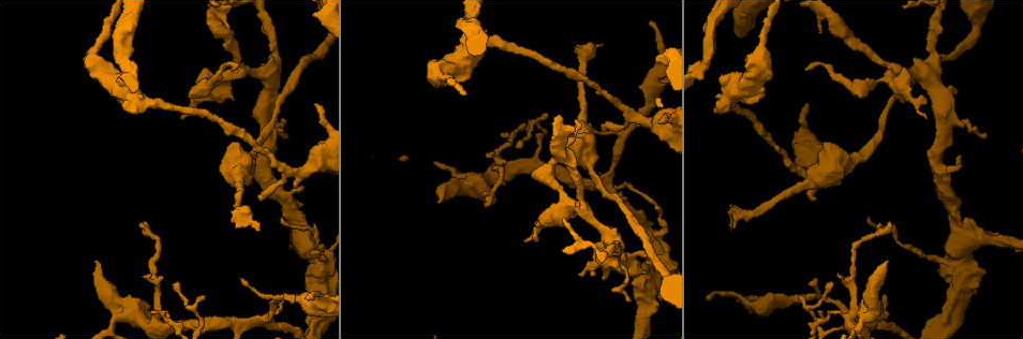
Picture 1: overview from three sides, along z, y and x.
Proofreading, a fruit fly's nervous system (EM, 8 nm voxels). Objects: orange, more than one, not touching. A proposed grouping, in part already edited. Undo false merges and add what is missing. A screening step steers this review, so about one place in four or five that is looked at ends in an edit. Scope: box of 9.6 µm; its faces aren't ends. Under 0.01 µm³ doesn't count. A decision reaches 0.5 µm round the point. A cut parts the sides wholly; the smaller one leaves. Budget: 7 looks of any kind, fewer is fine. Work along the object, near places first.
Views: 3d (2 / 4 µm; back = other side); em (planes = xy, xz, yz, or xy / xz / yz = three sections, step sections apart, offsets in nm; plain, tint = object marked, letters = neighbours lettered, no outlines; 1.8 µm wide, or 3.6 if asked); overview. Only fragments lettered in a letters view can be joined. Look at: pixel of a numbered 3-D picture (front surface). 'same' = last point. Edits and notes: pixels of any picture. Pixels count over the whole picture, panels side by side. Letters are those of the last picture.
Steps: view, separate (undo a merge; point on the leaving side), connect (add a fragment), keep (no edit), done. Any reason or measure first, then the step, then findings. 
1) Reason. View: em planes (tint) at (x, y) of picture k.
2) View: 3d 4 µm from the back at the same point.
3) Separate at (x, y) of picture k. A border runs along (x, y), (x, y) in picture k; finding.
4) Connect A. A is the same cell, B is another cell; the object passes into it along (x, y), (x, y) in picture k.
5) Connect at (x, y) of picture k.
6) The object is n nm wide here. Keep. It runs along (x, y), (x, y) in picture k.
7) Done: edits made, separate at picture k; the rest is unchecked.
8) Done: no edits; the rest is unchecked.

Free end. View: 3d 4 µm from the back at (964, 127) of picture 1.

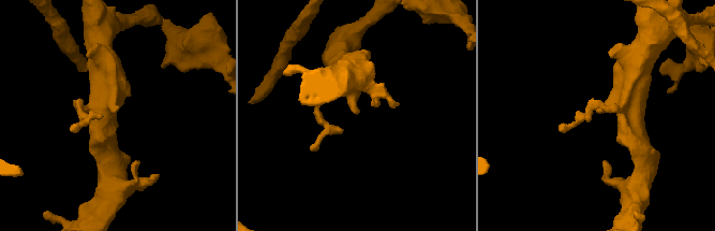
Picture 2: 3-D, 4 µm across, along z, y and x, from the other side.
Need the tissue. View: em xz step 4 (letters) at (358, 112) of picture 2.

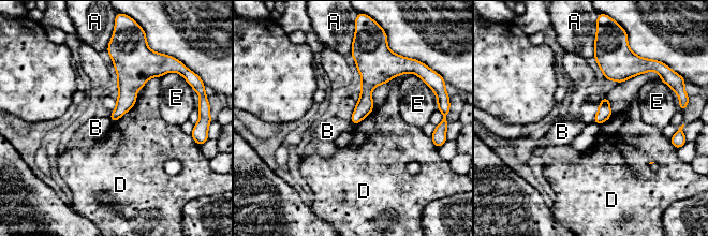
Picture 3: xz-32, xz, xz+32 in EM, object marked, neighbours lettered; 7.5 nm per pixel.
Keep. A, B, D and E are other cells; a border runs along (108, 117), (112, 122) in picture 3; none of them fits.

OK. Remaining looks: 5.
An open end. View: em 3.6 µm xz step 16 (plain) at (985, 272) of picture 1.

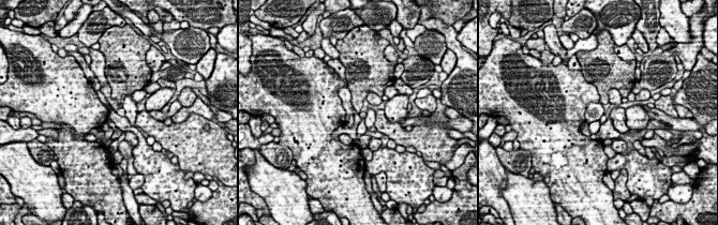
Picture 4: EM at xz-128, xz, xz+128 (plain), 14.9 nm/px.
View: em 3.6 µm xz step 16 (tint) at the same point.

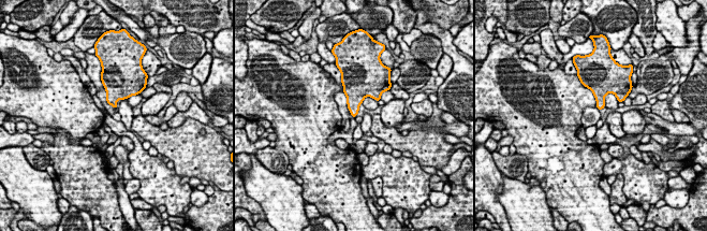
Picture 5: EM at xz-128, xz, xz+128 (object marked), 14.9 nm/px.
View: em 3.6 µm xz step 16 (letters) at the same point.

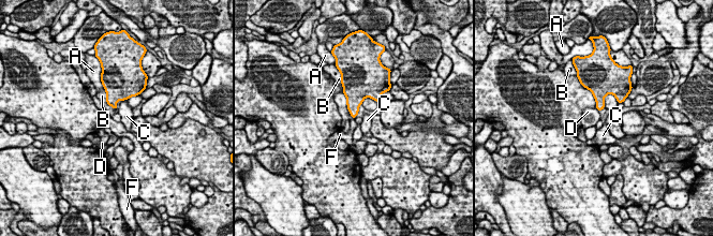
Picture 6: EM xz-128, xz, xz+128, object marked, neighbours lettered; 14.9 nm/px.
The longest contact is with D, 420 nm. Keep. A, B, C, D and F are other cells; a border runs along (342, 92), (352, 117) in picture 6; no lettered fragment goes on from it.

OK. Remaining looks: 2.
Three arms meet. View: em planes (letters) at (317, 303) of picture 1.

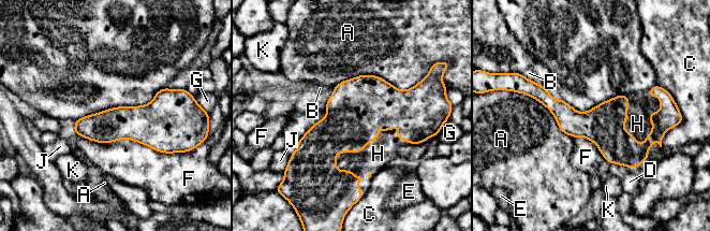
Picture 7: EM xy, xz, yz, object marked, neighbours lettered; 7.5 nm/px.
The longest contact is with F, 750 nm. Connect H. H is the same cell, A, B, C, D, E, F, G, J and K are other cells; the object passes into it along (356, 113), (366, 144), (378, 154) in picture 7; it goes on there.

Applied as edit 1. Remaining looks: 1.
Done: edits made, connect at picture 7; the rest is unchecked.

